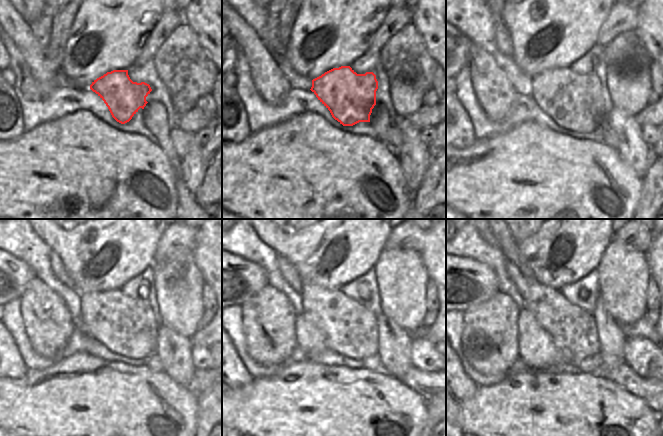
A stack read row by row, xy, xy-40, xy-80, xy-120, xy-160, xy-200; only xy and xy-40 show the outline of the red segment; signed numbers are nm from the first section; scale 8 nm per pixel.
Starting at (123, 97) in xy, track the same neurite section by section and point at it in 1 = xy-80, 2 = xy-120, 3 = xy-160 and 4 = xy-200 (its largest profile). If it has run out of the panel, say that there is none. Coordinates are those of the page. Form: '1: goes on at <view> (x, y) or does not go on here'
1: goes on at xy-80 (574, 101)
2: goes on at xy-120 (127, 327)
3: goes on at xy-160 (350, 329)
4: goes on at xy-200 (573, 329)

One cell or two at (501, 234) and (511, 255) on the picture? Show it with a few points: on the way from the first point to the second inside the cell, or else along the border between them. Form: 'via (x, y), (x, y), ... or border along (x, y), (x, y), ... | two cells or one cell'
via (505, 239), (510, 250) | one cell

